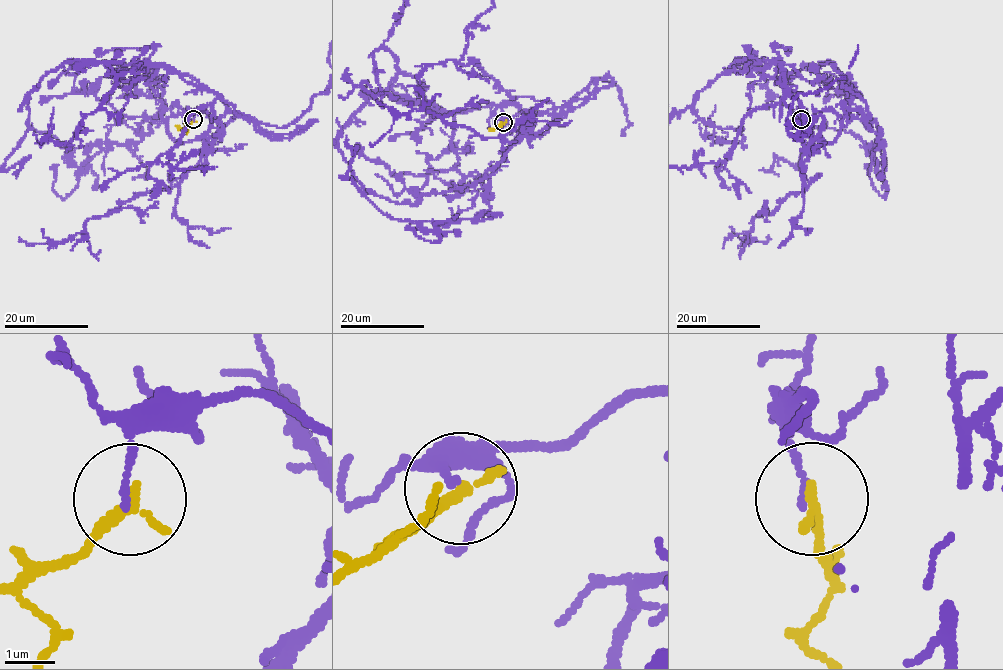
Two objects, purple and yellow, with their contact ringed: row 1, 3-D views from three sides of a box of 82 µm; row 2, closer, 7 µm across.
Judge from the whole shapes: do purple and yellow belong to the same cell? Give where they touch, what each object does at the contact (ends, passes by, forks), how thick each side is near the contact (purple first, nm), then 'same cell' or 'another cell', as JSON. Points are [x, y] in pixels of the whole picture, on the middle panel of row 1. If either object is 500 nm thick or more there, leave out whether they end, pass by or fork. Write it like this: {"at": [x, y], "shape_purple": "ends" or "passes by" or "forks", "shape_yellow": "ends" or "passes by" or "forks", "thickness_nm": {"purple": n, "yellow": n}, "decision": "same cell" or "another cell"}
{"at": [503, 122], "shape_purple": "ends", "shape_yellow": "ends", "thickness_nm": {"purple": 130, "yellow": 240}, "decision": "another cell"}

